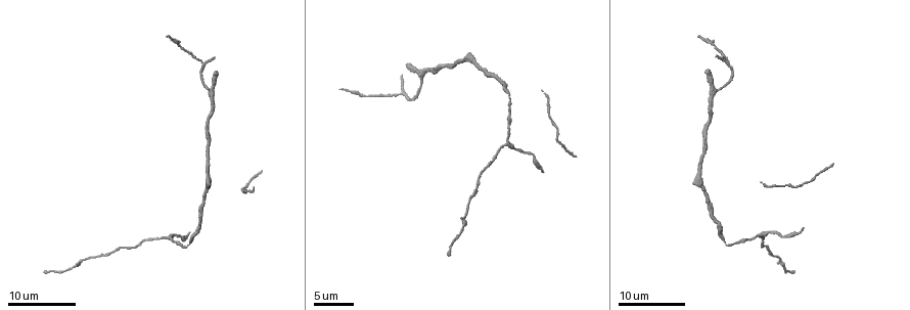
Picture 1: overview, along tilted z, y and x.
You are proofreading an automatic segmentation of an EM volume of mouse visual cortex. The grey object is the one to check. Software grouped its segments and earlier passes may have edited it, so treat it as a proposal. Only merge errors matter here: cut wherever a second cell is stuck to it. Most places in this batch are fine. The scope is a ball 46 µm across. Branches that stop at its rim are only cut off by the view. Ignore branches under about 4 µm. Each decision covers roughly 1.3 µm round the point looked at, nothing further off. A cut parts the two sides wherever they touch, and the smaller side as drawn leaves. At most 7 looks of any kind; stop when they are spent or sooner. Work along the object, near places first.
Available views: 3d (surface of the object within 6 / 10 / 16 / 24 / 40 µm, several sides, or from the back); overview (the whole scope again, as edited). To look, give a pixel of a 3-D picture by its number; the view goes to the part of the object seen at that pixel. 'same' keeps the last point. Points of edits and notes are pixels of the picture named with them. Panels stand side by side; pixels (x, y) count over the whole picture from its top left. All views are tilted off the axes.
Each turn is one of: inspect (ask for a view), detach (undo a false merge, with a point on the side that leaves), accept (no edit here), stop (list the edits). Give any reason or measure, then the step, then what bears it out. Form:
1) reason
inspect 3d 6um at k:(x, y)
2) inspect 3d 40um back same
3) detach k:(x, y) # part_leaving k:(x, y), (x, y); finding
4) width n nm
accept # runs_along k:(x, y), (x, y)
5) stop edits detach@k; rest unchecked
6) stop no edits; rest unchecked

thick turns thin
inspect 3d 24um at 1:(87, 259)

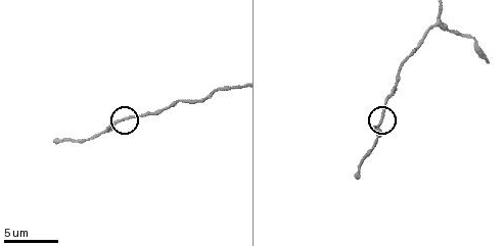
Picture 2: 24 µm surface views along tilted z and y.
closer look
inspect 3d 10um at 2:(379, 121)

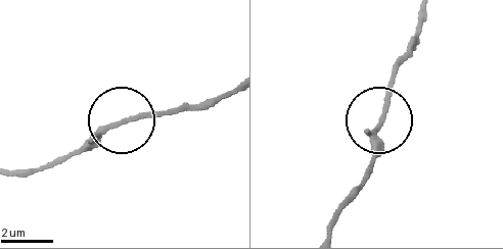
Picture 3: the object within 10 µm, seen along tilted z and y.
width 140 nm
accept # runs_along 3:(230, 91), (117, 122), (58, 162); one cell here

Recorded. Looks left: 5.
calibre changes
inspect 3d 10um at 2:(398, 80)

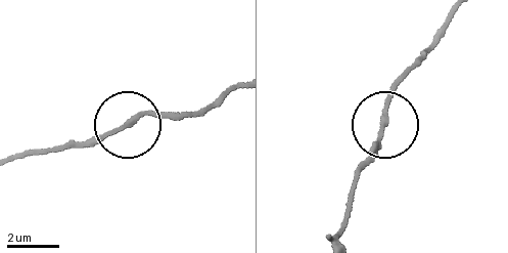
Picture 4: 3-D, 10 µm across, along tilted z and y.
inspect 3d 6um at 4:(381, 125)

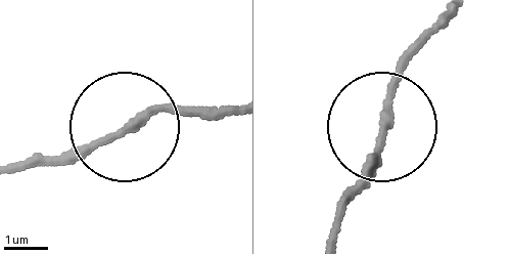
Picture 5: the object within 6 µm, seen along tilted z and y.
accept # runs_along 5:(443, 19), (406, 66), (337, 202); one cell here

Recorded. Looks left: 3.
three arms meet
inspect 3d 16um at 2:(437, 23)

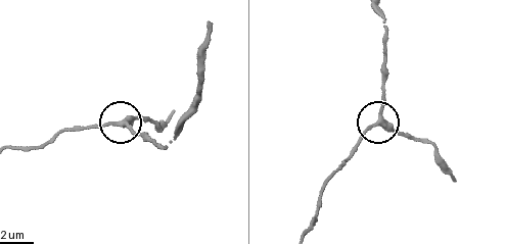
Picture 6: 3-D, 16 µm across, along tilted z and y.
inspect 3d 16um back at 6:(380, 123)

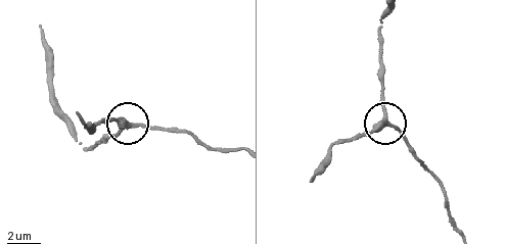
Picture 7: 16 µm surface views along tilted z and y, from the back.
width 280 nm
accept # runs_along 7:(381, 13), (378, 50), (383, 120), (396, 126), (416, 151); one cell here

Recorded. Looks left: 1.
stop no edits; rest unchecked

